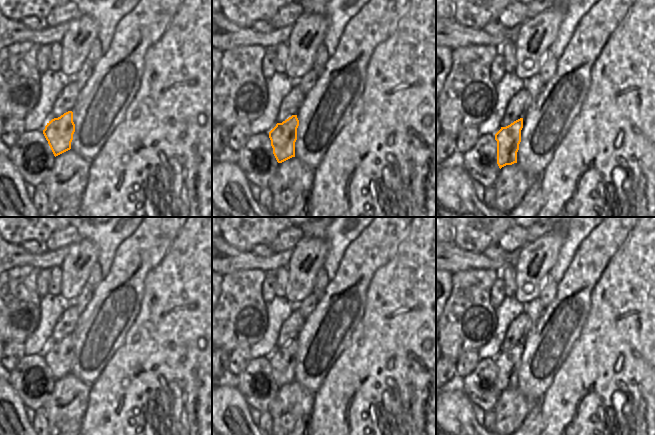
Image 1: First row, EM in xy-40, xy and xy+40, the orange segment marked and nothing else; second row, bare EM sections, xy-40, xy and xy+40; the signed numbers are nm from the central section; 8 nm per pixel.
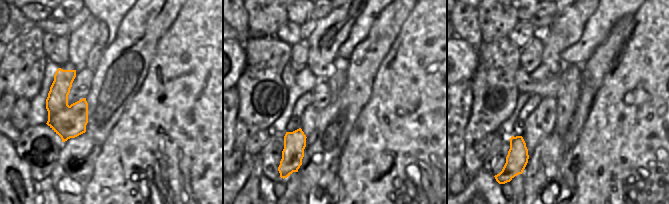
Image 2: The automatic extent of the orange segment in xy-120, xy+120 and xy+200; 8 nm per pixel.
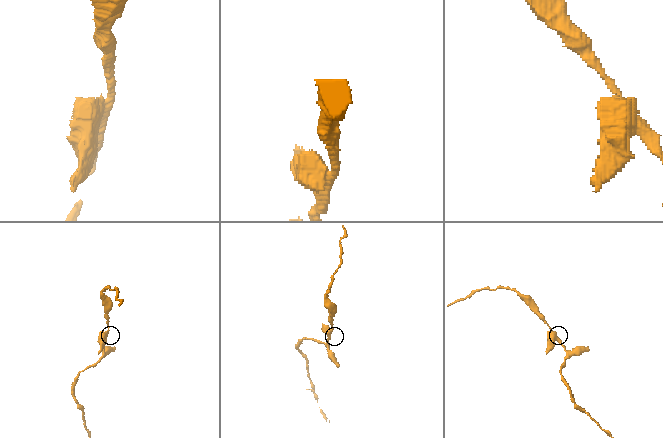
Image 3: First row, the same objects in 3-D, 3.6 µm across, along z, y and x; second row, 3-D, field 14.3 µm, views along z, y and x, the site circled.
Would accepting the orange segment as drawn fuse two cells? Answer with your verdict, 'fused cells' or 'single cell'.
fused cells

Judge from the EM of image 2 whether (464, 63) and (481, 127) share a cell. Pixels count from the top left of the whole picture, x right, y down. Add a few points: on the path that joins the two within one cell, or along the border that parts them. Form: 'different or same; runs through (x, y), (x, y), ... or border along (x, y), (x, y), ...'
different; border along (478, 57), (478, 66), (469, 79)

